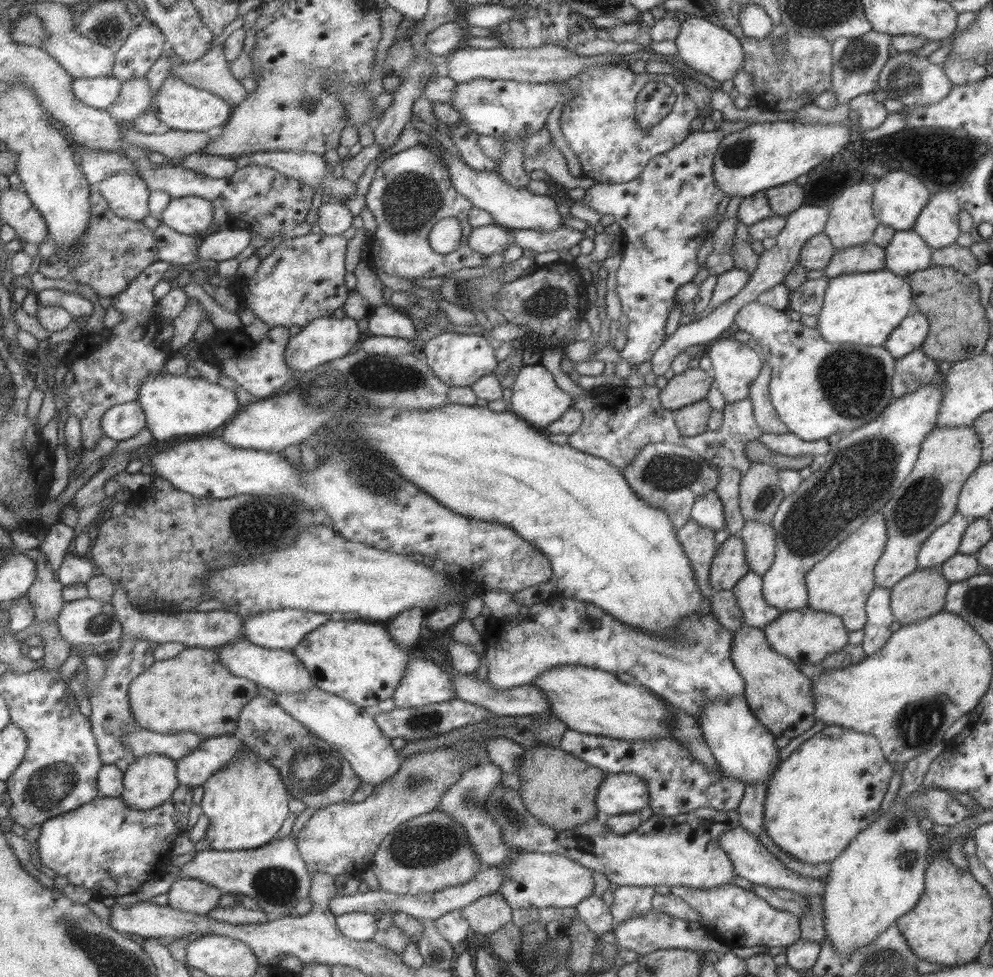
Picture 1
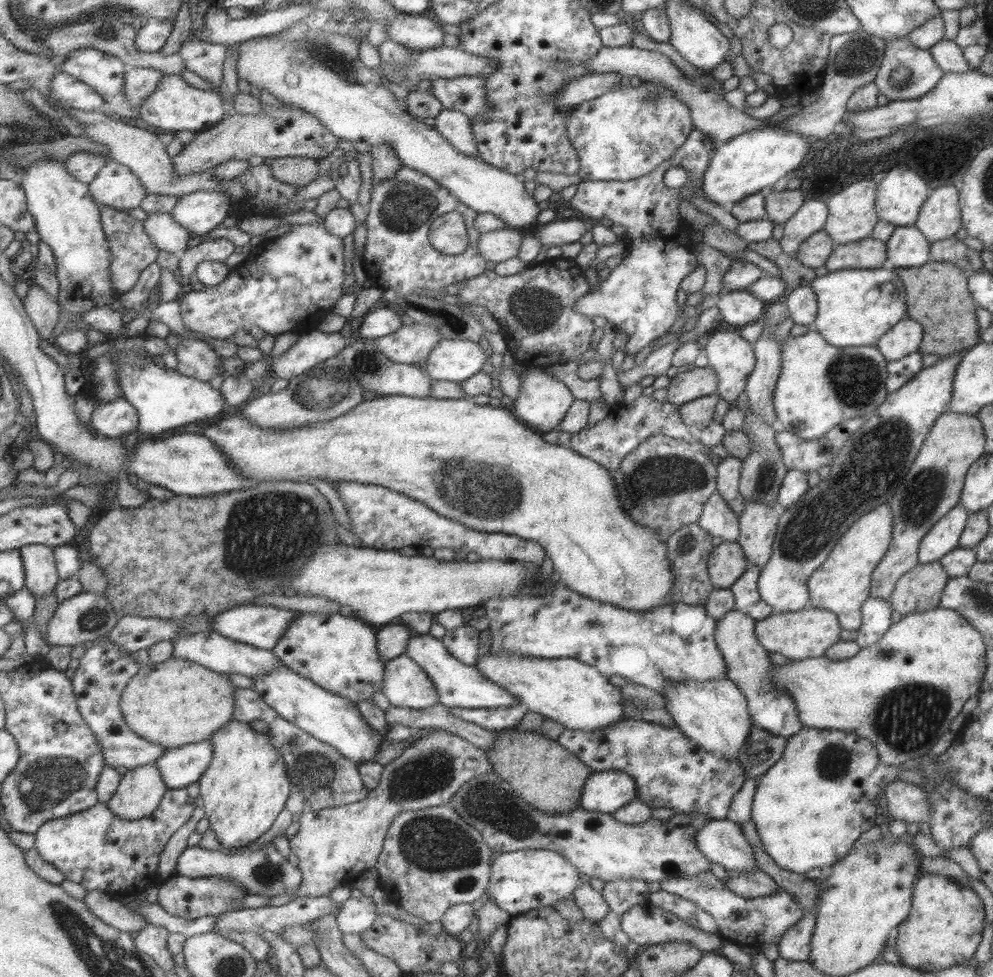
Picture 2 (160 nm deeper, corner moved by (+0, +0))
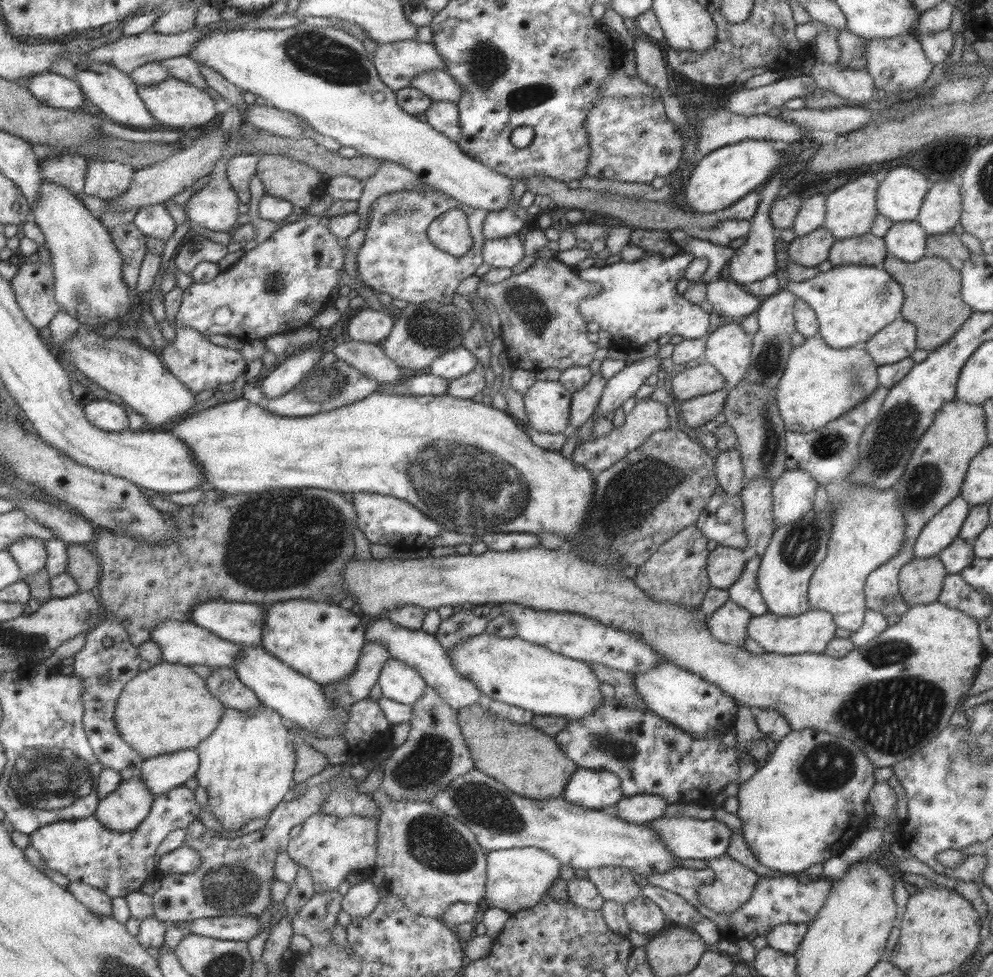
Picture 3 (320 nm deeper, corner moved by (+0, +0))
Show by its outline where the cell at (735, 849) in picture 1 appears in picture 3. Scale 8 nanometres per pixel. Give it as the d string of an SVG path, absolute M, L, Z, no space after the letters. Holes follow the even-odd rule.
M663 815L661 818L654 818L644 825L654 830L664 847L676 858L685 859L693 858L693 860L707 860L715 858L726 852L729 842L730 829L721 821L715 819L698 820L686 816Z

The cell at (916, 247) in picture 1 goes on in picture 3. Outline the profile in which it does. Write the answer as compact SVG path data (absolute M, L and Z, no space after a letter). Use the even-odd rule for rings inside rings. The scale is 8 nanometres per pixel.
M917 221L892 222L883 236L888 256L915 262L926 248L926 232Z

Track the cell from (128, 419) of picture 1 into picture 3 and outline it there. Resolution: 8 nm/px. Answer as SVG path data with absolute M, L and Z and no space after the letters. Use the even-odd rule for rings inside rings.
M97 398L86 406L86 417L99 428L106 431L121 432L129 429L129 416L121 403Z

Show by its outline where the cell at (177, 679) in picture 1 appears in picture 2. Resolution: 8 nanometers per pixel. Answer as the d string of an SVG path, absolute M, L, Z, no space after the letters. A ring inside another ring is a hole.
M169 657L141 666L140 672L129 681L120 705L133 732L163 748L177 748L208 740L232 718L234 688L223 673Z

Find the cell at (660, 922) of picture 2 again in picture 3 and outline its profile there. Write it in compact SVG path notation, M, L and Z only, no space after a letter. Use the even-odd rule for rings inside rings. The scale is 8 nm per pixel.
M641 894L628 900L623 908L628 927L648 938L670 924L662 910L649 898Z

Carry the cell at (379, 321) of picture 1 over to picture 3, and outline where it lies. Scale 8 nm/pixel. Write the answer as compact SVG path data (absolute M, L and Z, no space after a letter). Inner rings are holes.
M364 305L348 321L347 334L351 340L379 343L379 340L383 340L389 334L393 321L393 318L382 311L372 310Z

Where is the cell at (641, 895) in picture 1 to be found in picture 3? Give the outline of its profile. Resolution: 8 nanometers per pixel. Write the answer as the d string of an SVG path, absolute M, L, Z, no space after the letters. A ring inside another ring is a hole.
M602 866L586 870L589 879L604 900L613 900L624 905L628 900L640 894L640 885L633 881L630 869Z

